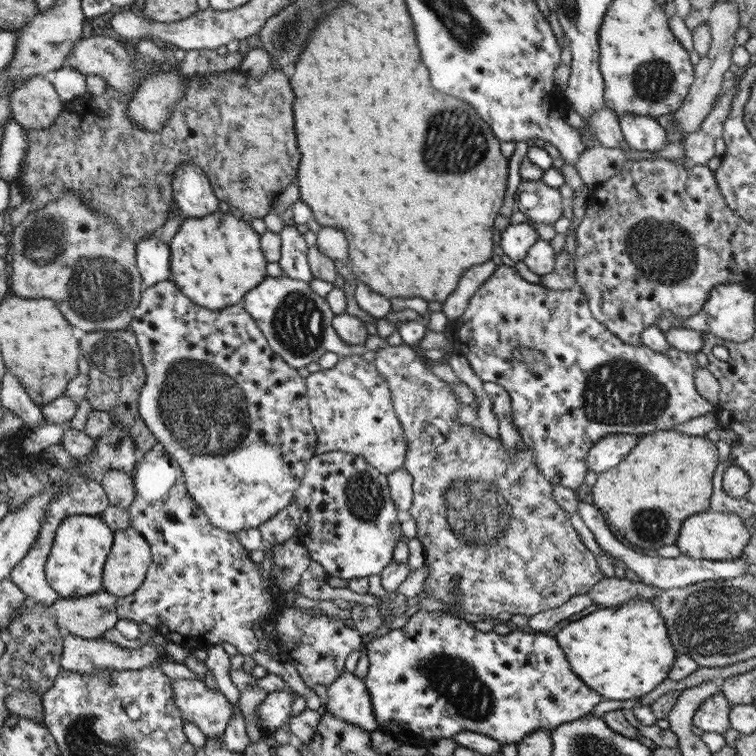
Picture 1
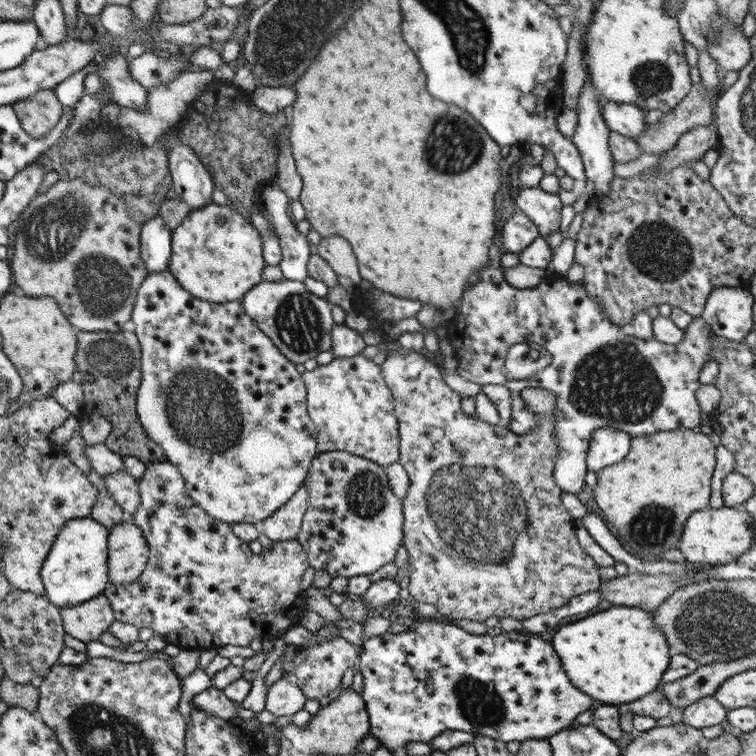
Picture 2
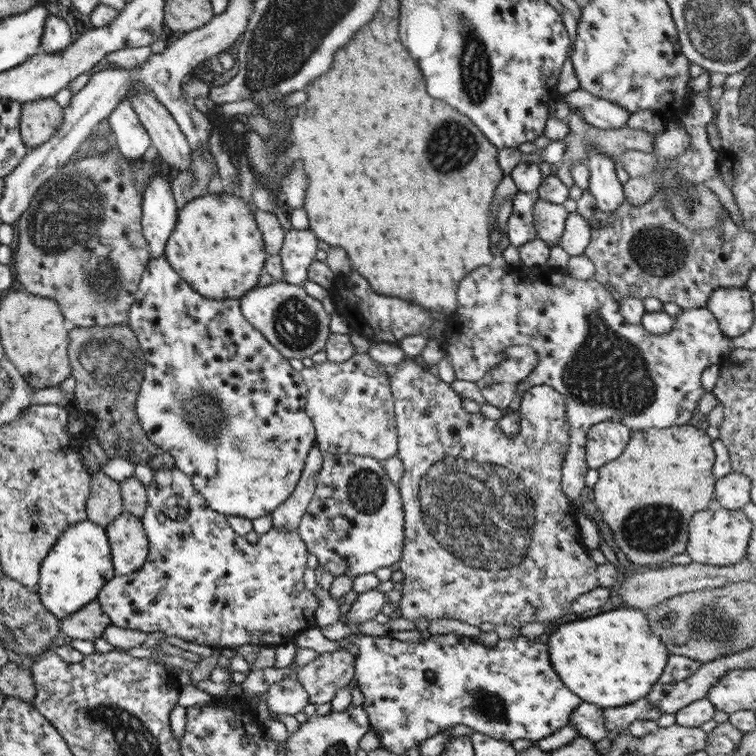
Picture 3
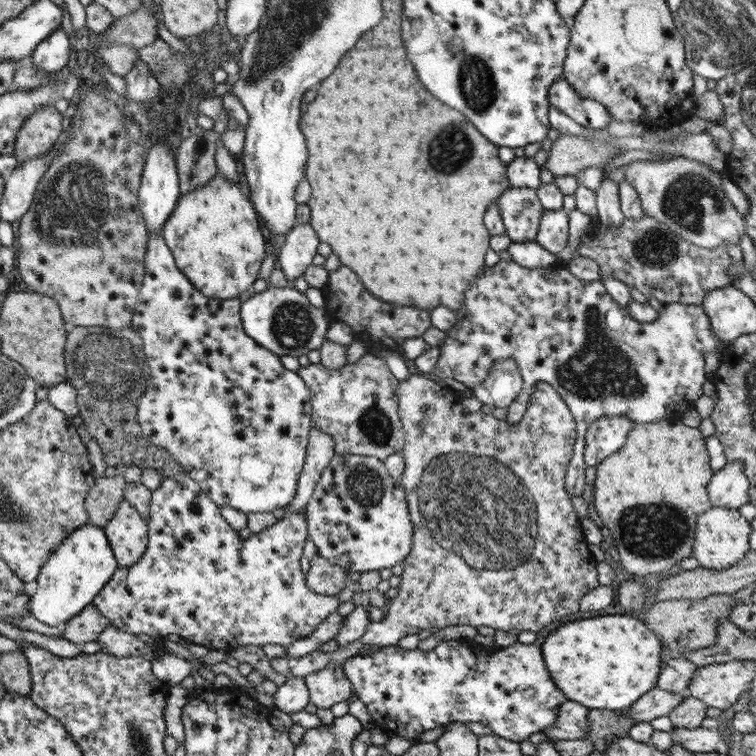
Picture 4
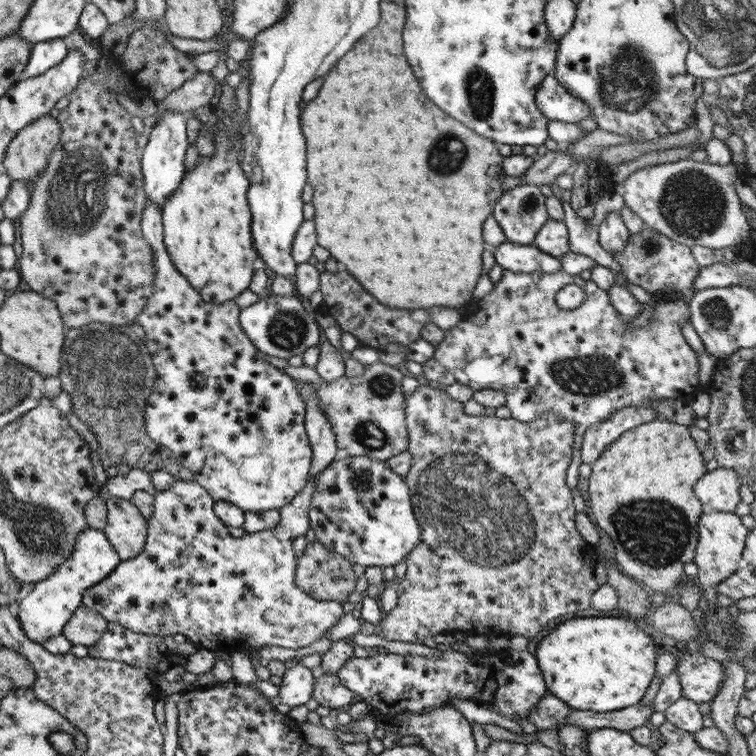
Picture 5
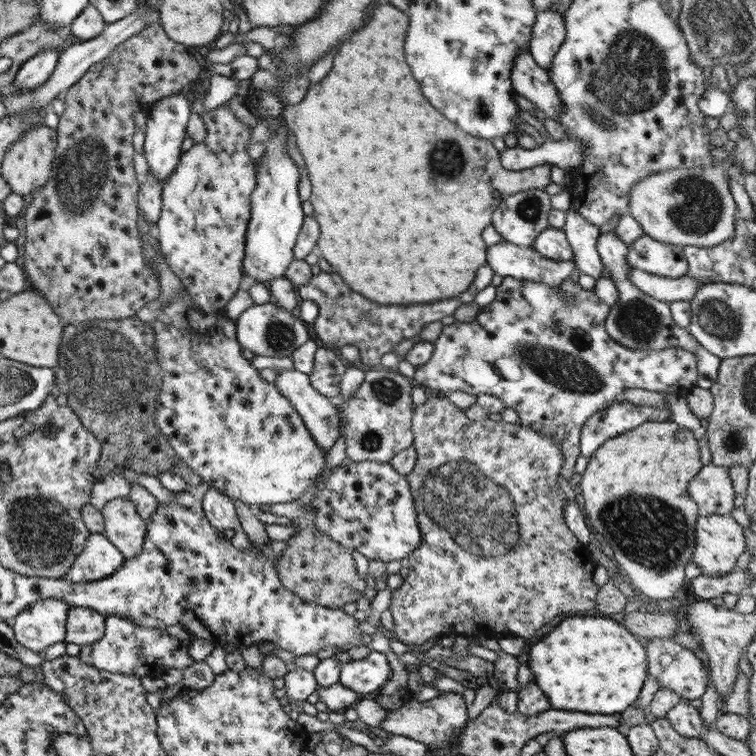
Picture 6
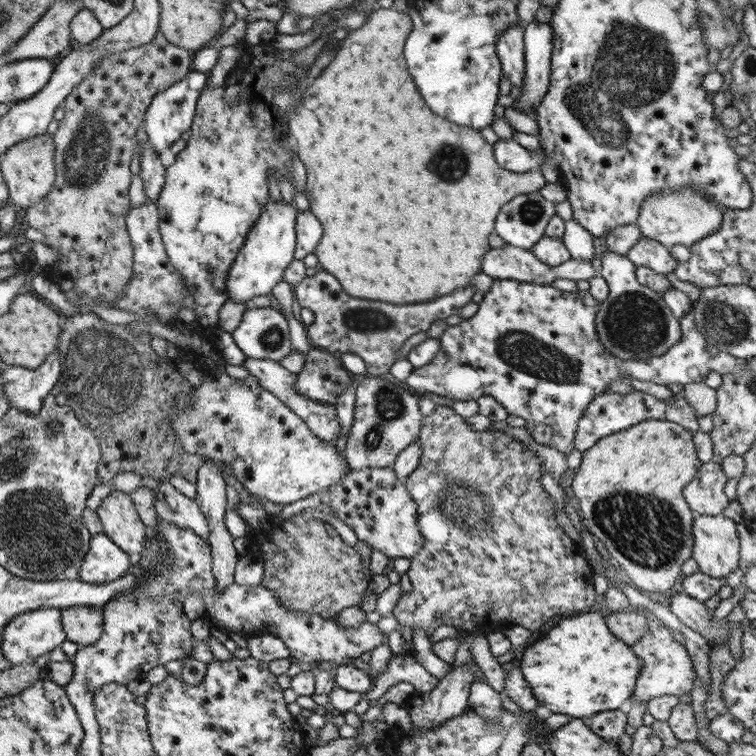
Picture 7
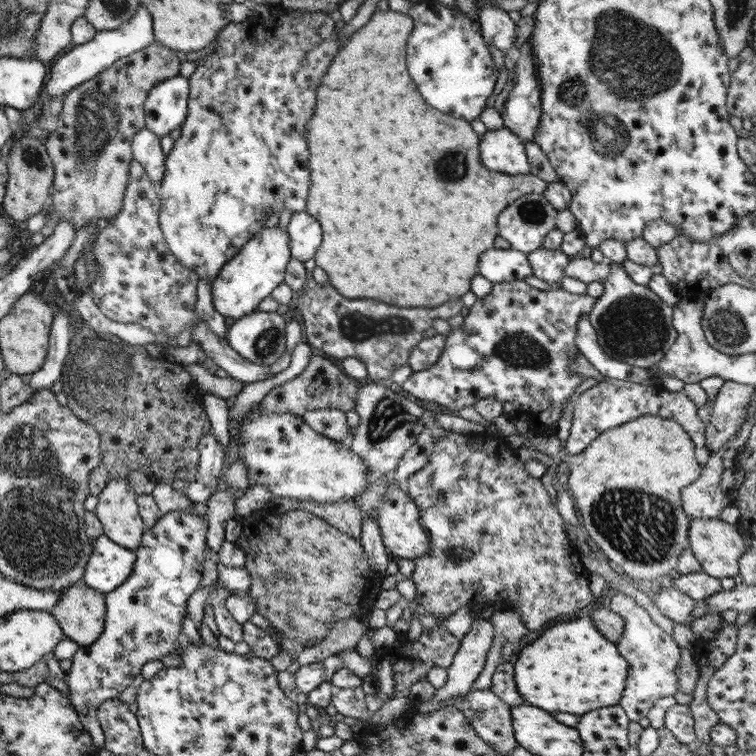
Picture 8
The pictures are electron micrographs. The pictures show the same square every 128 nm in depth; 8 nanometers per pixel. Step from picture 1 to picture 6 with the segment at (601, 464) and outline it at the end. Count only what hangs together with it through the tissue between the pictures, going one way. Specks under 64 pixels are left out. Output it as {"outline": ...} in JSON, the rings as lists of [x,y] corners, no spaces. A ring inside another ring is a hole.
{"outline":[[[622,399],[612,402],[608,408],[602,408],[590,416],[581,428],[579,443],[581,456],[590,459],[594,452],[607,442],[606,440],[634,430],[642,423],[662,421],[664,417],[668,418],[668,412],[658,406],[634,405]]]}

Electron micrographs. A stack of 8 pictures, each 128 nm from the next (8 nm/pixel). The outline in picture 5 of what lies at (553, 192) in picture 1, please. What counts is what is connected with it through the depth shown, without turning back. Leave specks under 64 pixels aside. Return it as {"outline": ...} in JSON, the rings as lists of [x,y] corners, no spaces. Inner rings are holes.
{"outline":[[[548,219],[533,242],[542,252],[562,258],[569,248],[569,230],[564,221]]]}

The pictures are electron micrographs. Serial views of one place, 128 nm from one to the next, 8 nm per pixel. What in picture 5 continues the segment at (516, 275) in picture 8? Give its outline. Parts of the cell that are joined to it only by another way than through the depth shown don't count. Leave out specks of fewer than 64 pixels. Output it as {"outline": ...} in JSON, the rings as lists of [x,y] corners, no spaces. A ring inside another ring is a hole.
{"outline":[[[508,240],[494,247],[494,258],[504,270],[512,272],[554,273],[562,270],[559,258],[542,252],[536,245],[523,245]]]}

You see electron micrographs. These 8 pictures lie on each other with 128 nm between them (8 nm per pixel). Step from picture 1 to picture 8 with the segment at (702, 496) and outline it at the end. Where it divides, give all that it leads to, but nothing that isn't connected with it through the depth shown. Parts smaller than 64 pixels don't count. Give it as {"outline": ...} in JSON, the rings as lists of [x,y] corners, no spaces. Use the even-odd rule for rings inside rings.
{"outline":[[[642,415],[632,422],[602,432],[598,438],[578,455],[570,455],[567,460],[570,468],[570,496],[576,501],[577,513],[580,510],[580,526],[589,538],[606,554],[611,563],[620,571],[626,572],[641,583],[654,584],[676,570],[682,550],[689,548],[688,515],[682,510],[680,492],[700,477],[701,465],[695,456],[695,445],[686,429],[675,420],[660,416]]]}

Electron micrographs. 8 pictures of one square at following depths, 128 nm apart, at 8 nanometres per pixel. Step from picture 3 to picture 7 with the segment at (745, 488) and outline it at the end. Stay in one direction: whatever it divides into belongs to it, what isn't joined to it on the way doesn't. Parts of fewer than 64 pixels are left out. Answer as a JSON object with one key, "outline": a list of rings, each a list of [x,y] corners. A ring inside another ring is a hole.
{"outline":[[[702,464],[696,476],[684,488],[684,498],[695,515],[722,515],[731,500],[724,493],[728,478],[720,464]]]}

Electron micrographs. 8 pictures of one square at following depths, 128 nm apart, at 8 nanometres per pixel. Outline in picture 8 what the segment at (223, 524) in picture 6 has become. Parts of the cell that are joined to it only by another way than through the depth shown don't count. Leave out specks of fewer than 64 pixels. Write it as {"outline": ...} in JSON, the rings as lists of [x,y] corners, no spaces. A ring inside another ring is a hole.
{"outline":[[[214,430],[204,434],[199,442],[198,481],[204,482],[212,492],[218,486],[218,475],[223,471],[225,455],[215,440]],[[218,584],[210,594],[208,594],[207,603],[212,606],[214,611],[215,621],[220,630],[220,634],[229,638],[232,642],[242,642],[243,630],[242,625],[238,624],[224,603],[226,598],[230,596],[229,589],[226,586]]]}

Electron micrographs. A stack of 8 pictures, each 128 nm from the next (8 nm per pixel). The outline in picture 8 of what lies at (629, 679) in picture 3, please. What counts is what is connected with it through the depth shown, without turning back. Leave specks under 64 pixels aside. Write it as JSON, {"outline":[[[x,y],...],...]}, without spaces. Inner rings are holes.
{"outline":[[[590,615],[575,617],[544,631],[542,638],[526,646],[514,662],[514,681],[525,704],[549,713],[567,712],[581,717],[587,712],[618,705],[630,664],[616,644],[606,640]]]}

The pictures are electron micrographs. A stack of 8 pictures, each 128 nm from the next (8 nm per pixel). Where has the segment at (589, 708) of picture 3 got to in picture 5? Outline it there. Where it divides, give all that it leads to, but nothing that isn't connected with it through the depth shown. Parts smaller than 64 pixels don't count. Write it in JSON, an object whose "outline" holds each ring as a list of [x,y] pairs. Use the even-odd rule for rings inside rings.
{"outline":[[[549,693],[528,714],[528,721],[535,724],[538,729],[558,731],[563,725],[568,725],[566,724],[566,718],[572,710],[572,707]]]}

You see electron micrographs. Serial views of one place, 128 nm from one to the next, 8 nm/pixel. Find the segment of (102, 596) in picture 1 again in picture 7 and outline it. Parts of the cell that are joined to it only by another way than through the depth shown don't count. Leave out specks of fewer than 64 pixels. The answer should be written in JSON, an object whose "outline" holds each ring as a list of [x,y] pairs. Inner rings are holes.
{"outline":[[[72,606],[61,608],[62,624],[67,640],[79,646],[94,644],[103,634],[103,608]]]}

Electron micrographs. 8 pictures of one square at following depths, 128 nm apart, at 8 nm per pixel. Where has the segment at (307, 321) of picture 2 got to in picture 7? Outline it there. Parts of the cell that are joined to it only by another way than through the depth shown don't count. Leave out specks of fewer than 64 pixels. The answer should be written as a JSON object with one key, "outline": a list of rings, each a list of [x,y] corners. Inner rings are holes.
{"outline":[[[273,307],[248,308],[231,336],[246,358],[280,361],[294,351],[287,320]]]}

